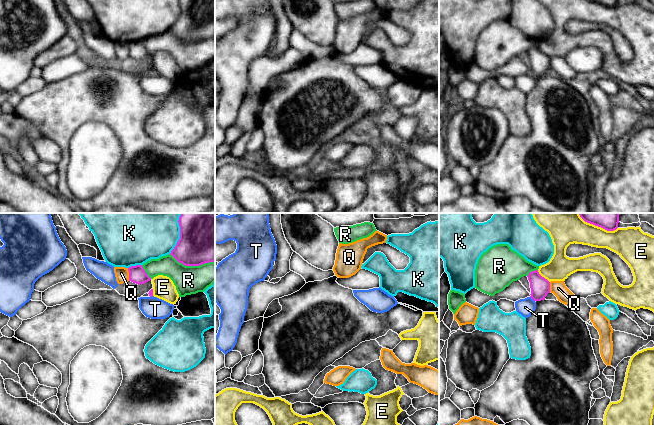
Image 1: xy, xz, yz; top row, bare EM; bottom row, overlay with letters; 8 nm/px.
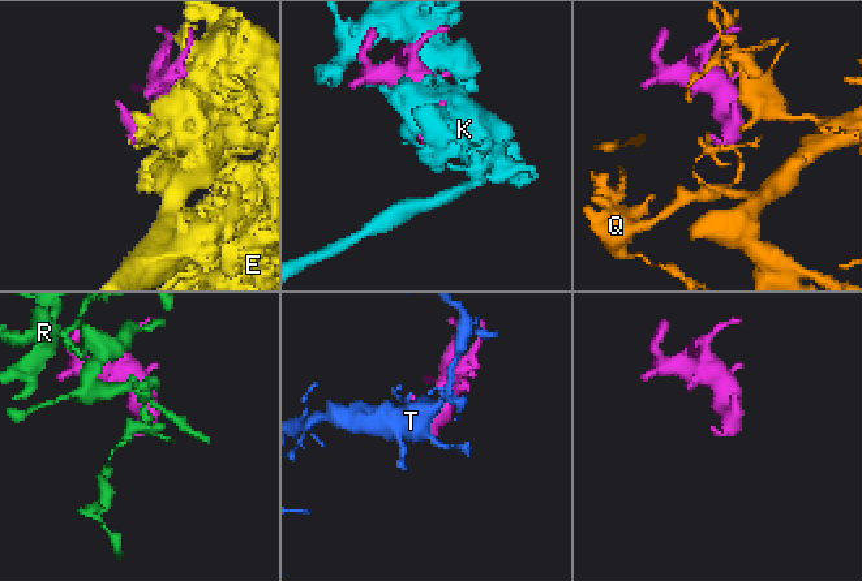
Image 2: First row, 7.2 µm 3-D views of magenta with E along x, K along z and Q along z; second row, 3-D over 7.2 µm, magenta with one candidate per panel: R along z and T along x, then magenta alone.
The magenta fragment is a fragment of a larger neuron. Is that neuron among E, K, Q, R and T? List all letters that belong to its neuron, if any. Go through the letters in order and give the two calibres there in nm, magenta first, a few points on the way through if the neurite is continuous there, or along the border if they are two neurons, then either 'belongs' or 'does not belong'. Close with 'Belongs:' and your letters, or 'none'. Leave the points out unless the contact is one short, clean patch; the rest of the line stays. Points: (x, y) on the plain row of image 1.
E: 160 nm thick on the magenta side, 200 nm on the other; does not belong
K: 320 nm thick on the magenta side, 280 nm on the other; does not belong
Q: 140 nm thick on the magenta side, 110 nm on the other; does not belong
R: 320 nm thick on the magenta side, 220 nm on the other; does not belong
T: 160 nm thick on the magenta side, 140 nm on the other; does not belong
Belongs: none

